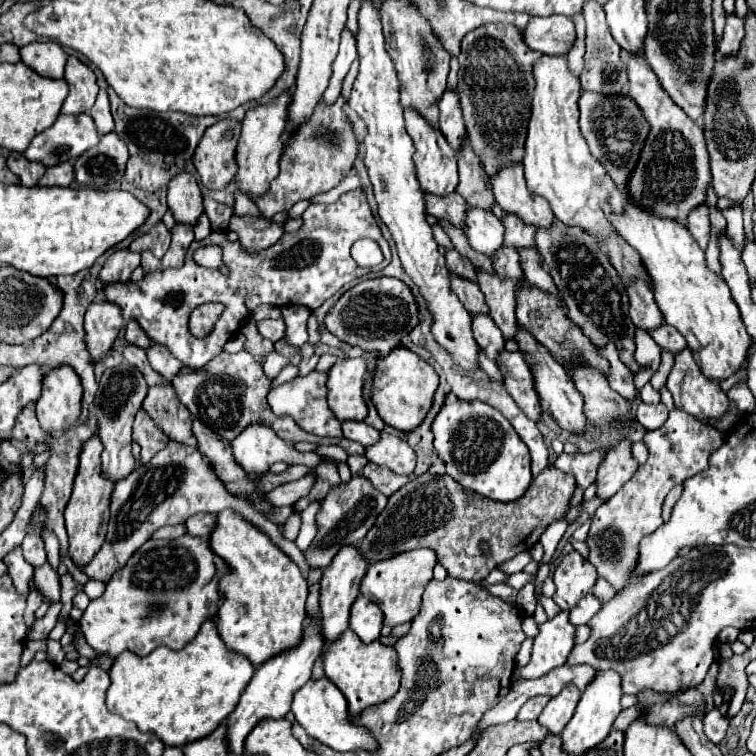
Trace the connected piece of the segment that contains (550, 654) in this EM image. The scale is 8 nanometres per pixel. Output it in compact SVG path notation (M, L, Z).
M561 610L555 618L549 618L539 626L539 636L533 642L531 660L523 668L515 668L517 678L533 680L545 676L545 672L565 664L575 644L575 626L569 622L569 610Z

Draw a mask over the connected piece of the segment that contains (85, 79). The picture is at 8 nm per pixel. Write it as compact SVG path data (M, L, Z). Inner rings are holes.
M69 56L65 64L65 80L69 84L69 94L63 102L61 114L83 114L89 112L99 86L95 82L95 74L89 66L79 62L75 56Z

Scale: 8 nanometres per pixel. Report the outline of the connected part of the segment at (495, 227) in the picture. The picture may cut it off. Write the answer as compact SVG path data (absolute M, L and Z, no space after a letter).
M467 208L465 232L471 246L489 258L493 258L503 244L503 224L493 212L485 212L483 208Z

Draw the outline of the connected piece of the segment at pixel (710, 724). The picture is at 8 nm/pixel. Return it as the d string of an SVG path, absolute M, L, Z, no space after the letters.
M709 710L705 714L705 736L711 742L719 744L723 738L725 738L725 732L727 732L727 726L729 726L729 720L725 716L721 716L717 710Z

